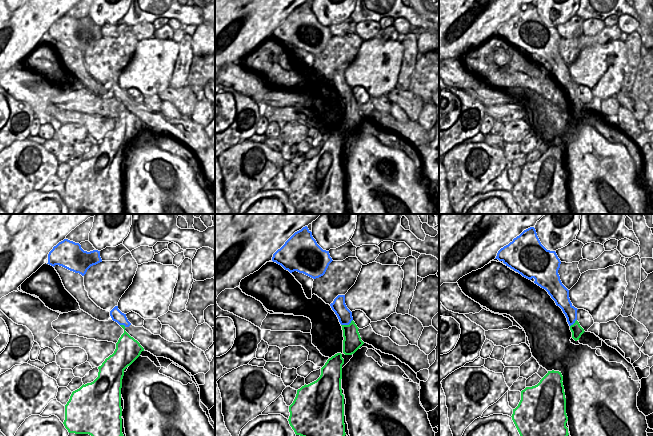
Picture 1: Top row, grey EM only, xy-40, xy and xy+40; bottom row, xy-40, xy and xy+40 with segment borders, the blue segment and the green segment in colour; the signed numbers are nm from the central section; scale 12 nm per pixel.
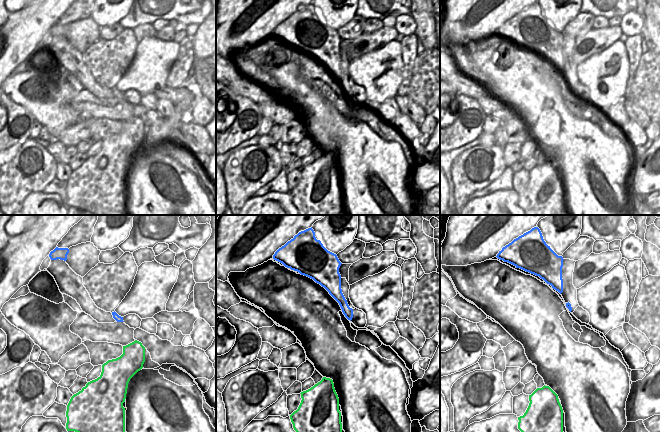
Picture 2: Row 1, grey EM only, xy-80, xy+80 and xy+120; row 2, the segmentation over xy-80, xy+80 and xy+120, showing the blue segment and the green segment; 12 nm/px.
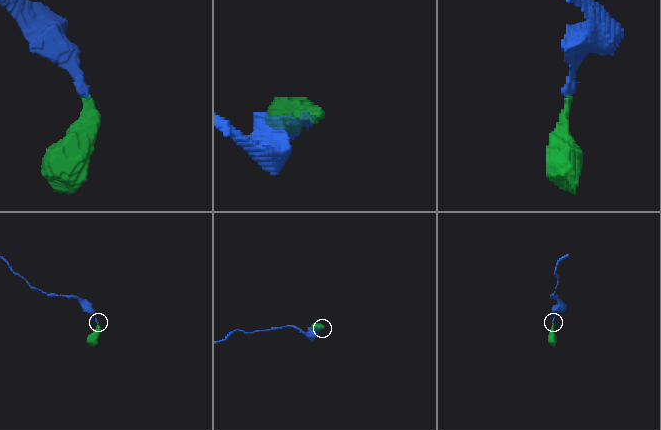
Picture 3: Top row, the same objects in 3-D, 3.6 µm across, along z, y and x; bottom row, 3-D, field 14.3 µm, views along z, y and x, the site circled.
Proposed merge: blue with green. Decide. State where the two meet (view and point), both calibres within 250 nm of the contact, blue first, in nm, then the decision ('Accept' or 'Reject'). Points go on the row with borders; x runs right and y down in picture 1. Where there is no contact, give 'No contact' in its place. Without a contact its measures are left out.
Touches blue at xy (347, 324). Thickness 170 nm (blue) against 220 nm. Reject.

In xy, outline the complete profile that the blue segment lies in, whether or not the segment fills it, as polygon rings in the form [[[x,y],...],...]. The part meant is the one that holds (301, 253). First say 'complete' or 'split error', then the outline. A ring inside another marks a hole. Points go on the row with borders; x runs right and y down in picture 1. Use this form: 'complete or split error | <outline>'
complete | [[[305,226],[273,254],[272,261],[290,273],[297,271],[316,279],[325,274],[333,260],[329,251],[317,244],[312,232]]]

